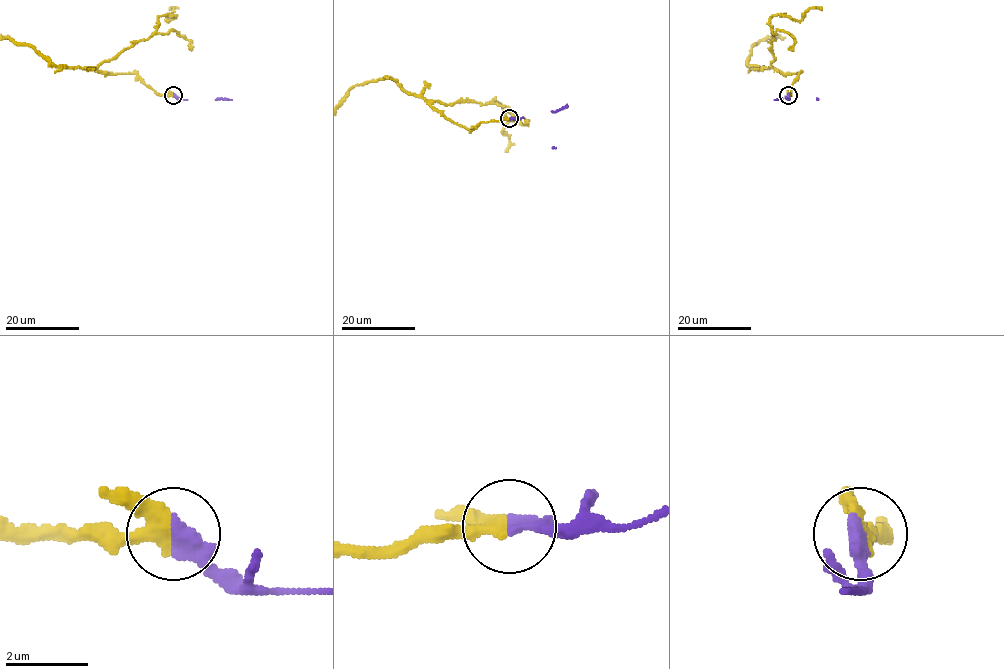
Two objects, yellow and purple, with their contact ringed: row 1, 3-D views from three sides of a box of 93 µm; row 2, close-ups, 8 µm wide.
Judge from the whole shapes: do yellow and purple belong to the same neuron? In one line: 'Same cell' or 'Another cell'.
Same cell

